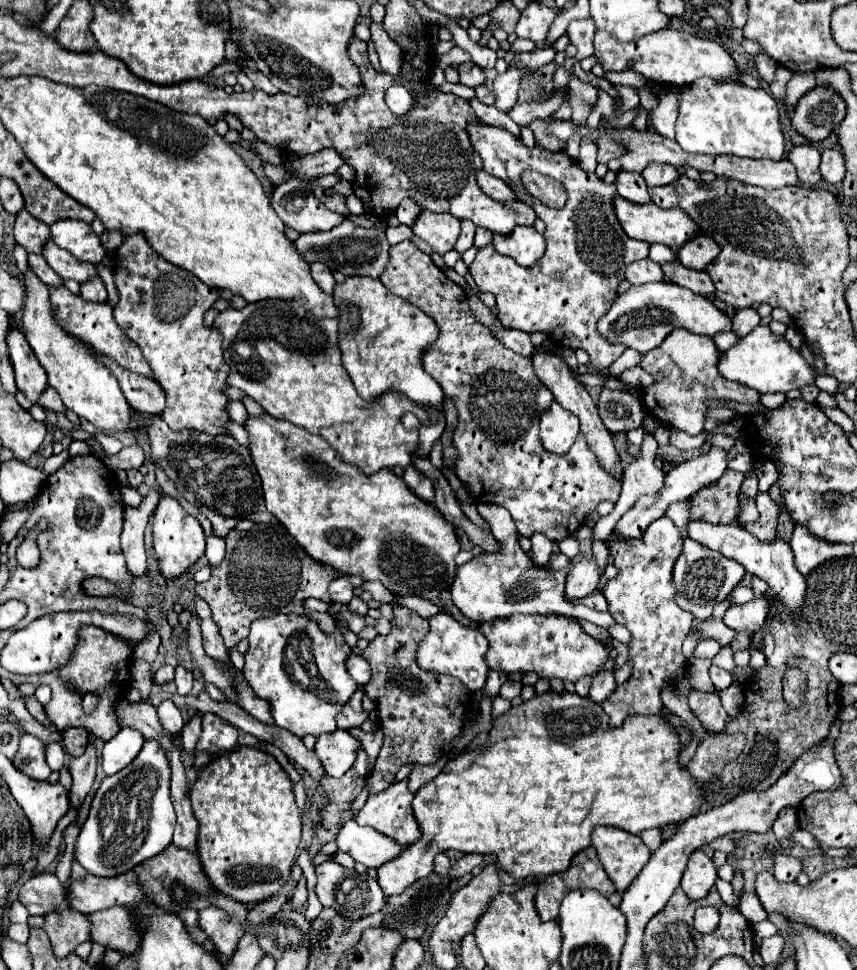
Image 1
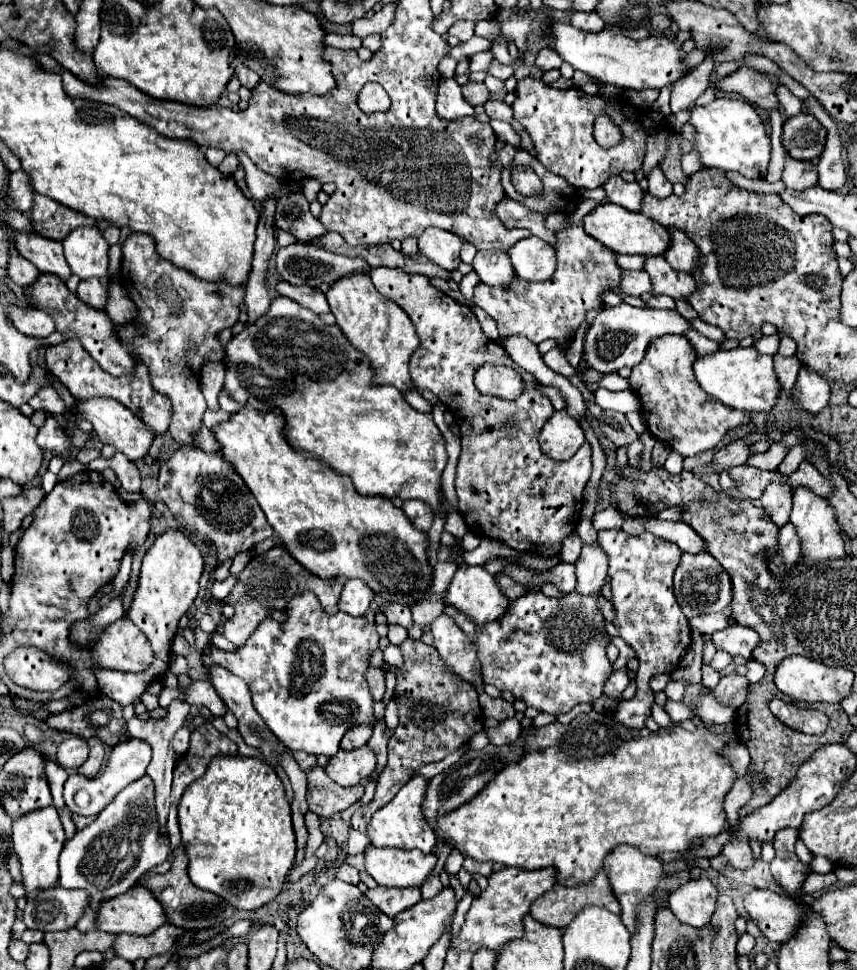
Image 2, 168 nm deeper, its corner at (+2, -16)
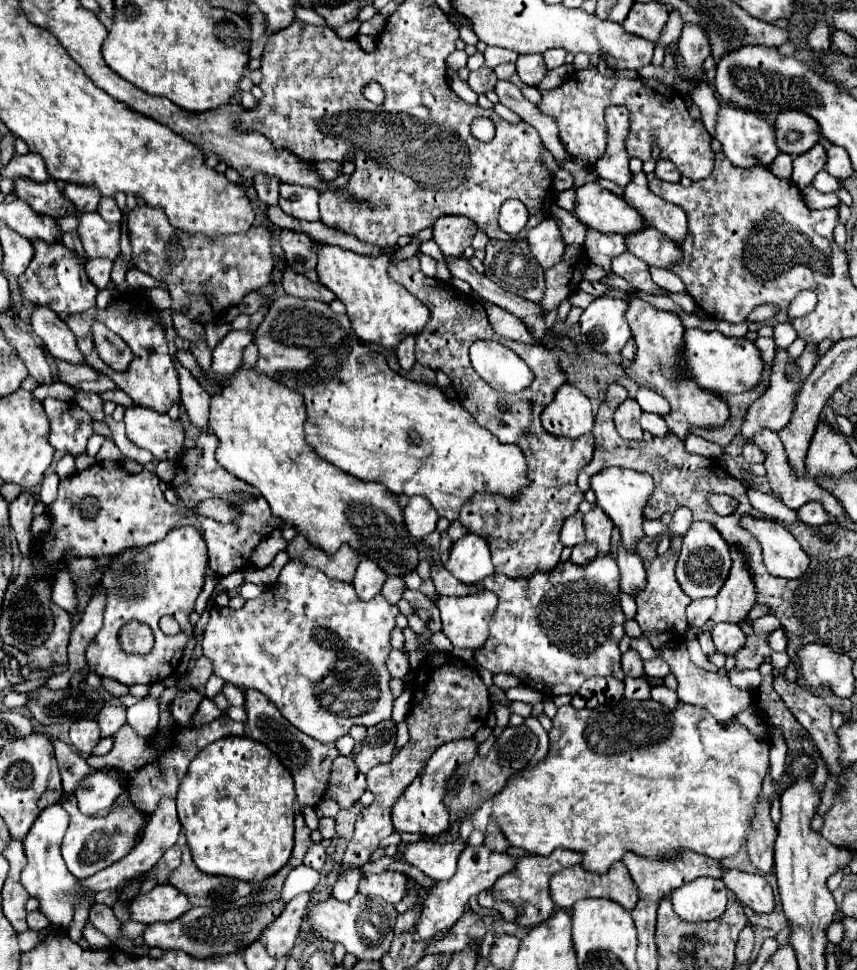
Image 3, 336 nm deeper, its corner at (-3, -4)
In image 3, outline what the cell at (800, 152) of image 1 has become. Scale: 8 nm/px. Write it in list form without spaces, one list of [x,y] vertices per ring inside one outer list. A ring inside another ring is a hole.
[[[814,146],[808,152],[794,158],[794,176],[792,182],[800,188],[806,188],[812,178],[824,168],[826,164],[826,150],[824,146]]]

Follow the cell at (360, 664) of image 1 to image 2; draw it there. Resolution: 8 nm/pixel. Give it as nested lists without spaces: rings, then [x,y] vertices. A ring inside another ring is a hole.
[[[369,668],[367,670],[367,684],[371,688],[371,696],[375,702],[379,702],[383,698],[385,692],[385,676],[379,668]]]

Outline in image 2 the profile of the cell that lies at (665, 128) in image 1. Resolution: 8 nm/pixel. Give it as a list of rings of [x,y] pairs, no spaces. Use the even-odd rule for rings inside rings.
[[[705,58],[697,68],[693,68],[685,78],[681,78],[671,92],[671,112],[689,108],[699,94],[709,86],[709,74],[715,68],[711,58]]]

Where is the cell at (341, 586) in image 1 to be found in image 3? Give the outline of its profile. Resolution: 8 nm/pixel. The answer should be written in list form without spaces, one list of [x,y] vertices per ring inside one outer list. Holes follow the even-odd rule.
[[[362,558],[354,576],[354,588],[356,588],[358,598],[372,600],[376,594],[380,594],[384,580],[386,576],[384,572],[380,572],[380,568],[376,568],[376,562]]]

